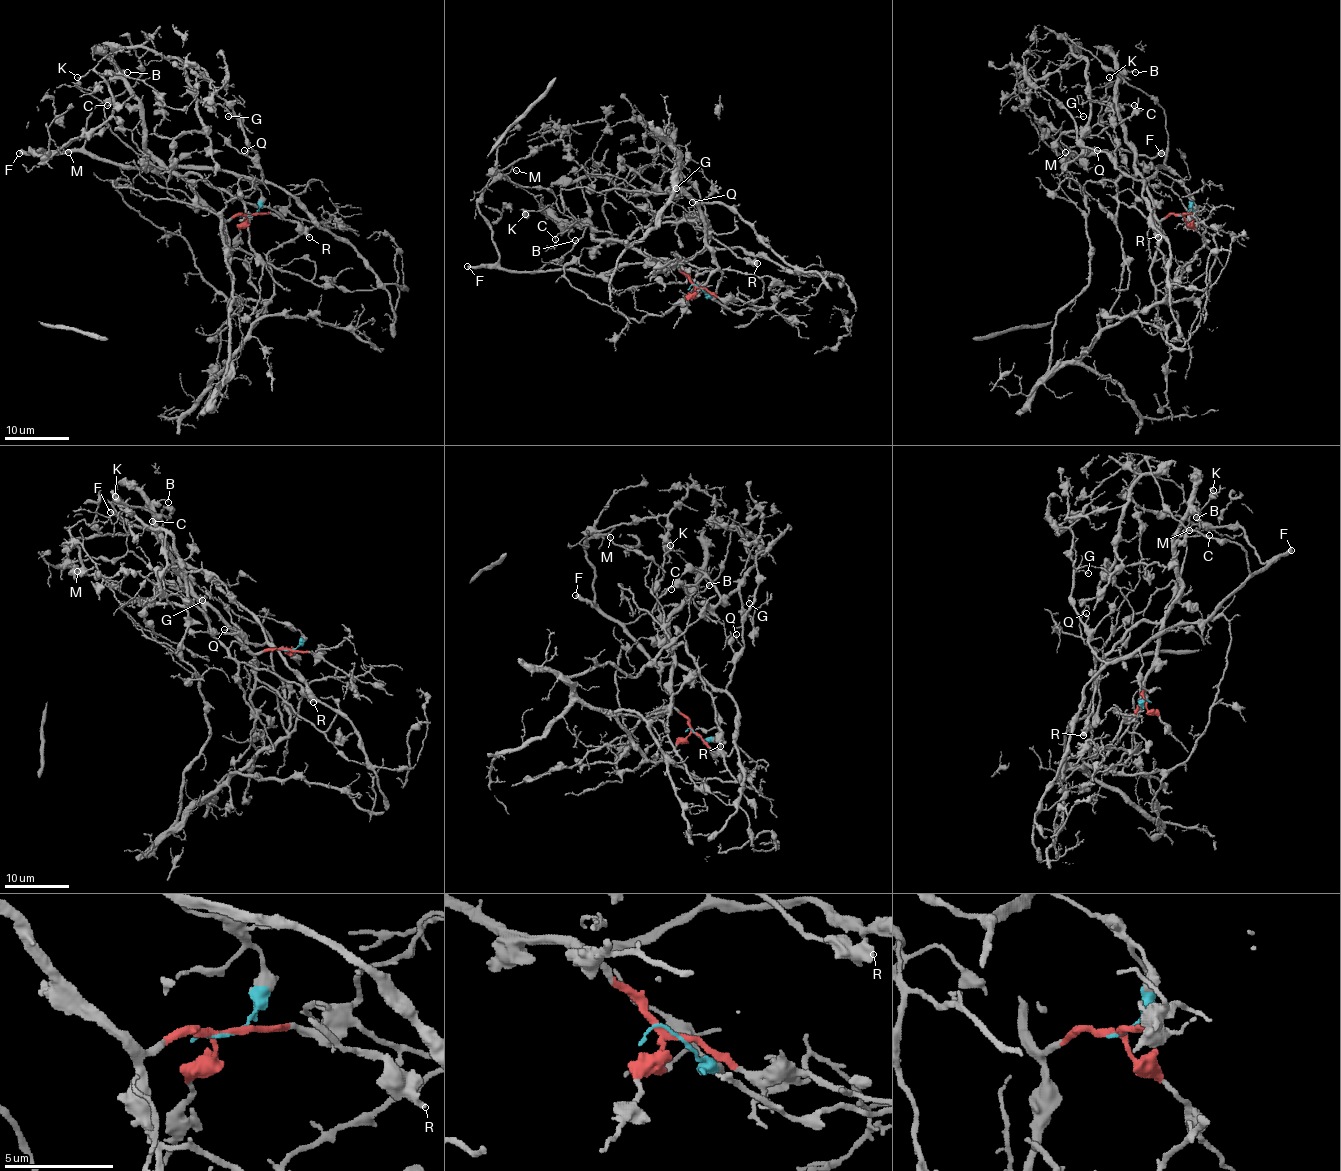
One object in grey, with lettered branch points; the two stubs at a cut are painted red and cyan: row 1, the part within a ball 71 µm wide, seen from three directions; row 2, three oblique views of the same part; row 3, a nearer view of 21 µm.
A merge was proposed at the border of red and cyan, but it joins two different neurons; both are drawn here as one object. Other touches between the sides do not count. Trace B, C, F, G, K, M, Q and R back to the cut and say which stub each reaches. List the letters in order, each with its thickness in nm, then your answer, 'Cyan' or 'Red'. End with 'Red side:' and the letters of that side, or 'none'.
B: Thickness 110 nm. Red
C: Thickness 130 nm. Red
F: Thickness 440 nm. Cyan
G: Thickness 110 nm. Cyan
K: Thickness 240 nm. Cyan
M: Thickness 110 nm. Cyan
Q: Thickness 130 nm. Cyan
R: Thickness 460 nm. Red
Red side: B, C, R

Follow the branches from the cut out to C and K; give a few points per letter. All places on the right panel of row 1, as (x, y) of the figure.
C: (1181, 215), (1155, 216), (1118, 112), (1121, 104), (1134, 106)
K: (1181, 215), (1189, 192), (1158, 171), (1170, 169), (1166, 151), (1072, 148), (1098, 120), (1110, 77)

